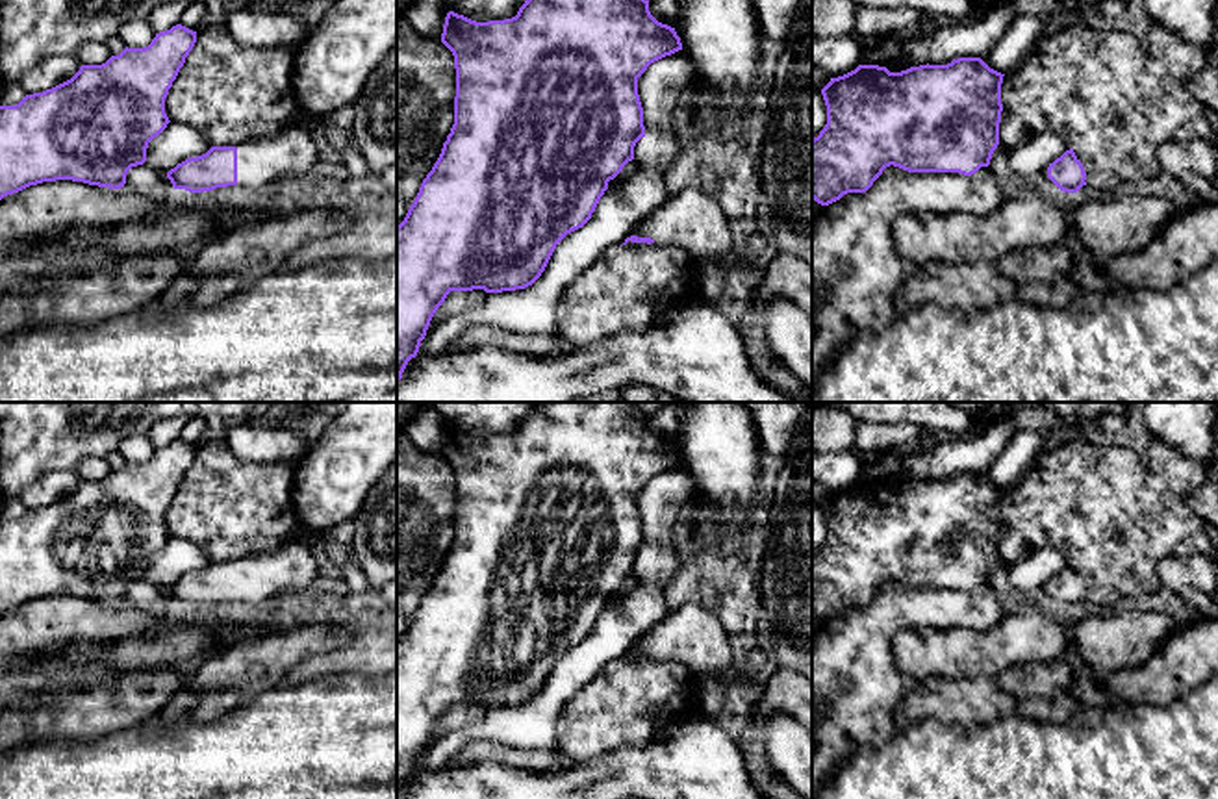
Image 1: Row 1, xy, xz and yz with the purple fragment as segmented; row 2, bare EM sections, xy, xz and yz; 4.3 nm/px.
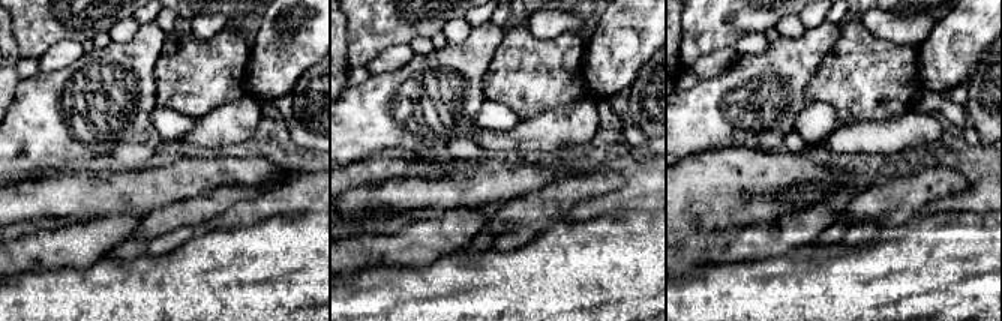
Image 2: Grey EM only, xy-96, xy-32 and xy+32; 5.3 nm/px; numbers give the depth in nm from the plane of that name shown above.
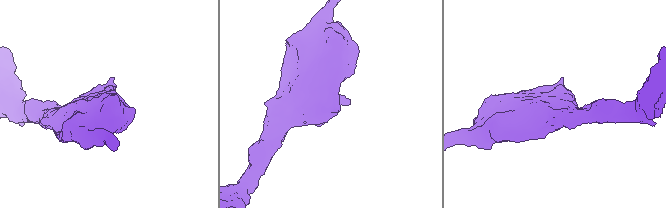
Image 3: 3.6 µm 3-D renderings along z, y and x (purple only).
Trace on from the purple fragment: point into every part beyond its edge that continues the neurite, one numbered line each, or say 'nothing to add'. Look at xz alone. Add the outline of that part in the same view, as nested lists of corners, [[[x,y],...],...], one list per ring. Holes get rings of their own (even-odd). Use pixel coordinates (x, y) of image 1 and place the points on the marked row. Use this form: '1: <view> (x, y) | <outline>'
1: xz (690, 219) | [[[686,187],[653,209],[630,235],[684,248],[693,263],[714,258],[719,267],[762,265],[749,261],[732,247],[729,221],[716,198],[701,189]]]

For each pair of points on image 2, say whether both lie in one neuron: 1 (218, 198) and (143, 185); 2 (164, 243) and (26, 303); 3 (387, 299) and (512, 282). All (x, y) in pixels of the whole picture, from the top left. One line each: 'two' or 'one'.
1: two
2: two
3: one

